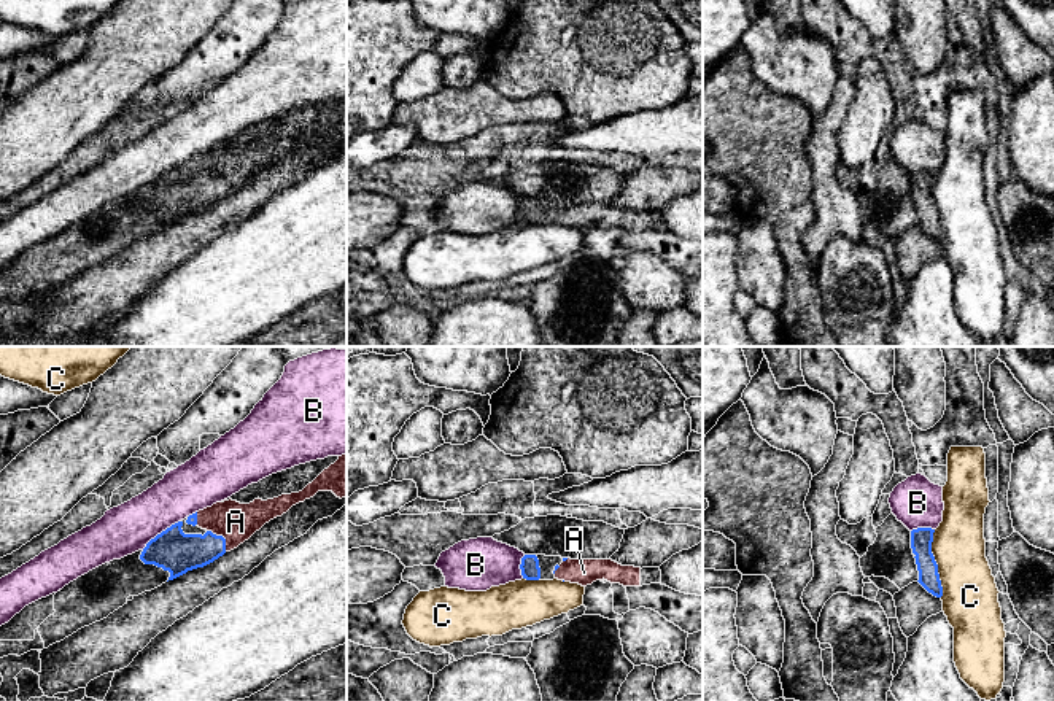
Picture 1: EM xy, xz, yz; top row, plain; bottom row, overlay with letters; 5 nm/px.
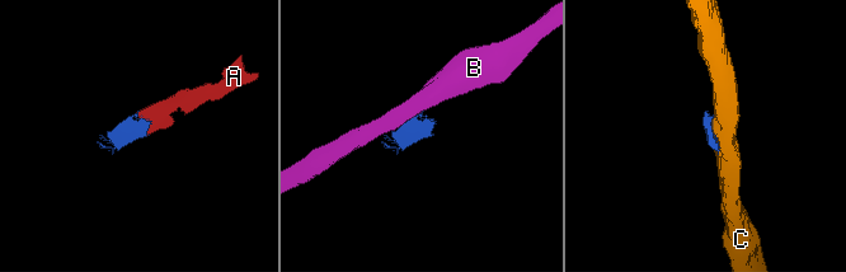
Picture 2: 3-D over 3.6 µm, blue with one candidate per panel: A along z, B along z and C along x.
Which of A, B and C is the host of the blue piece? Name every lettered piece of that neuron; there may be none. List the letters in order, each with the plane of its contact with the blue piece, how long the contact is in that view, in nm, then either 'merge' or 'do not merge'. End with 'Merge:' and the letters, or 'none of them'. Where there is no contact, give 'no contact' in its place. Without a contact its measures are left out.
A: meets blue in xy; contact 150 nm long; merge
B: meets blue in xy; contact 240 nm long; do not merge
C: meets blue in yz; contact 340 nm long; do not merge
Merge: A

